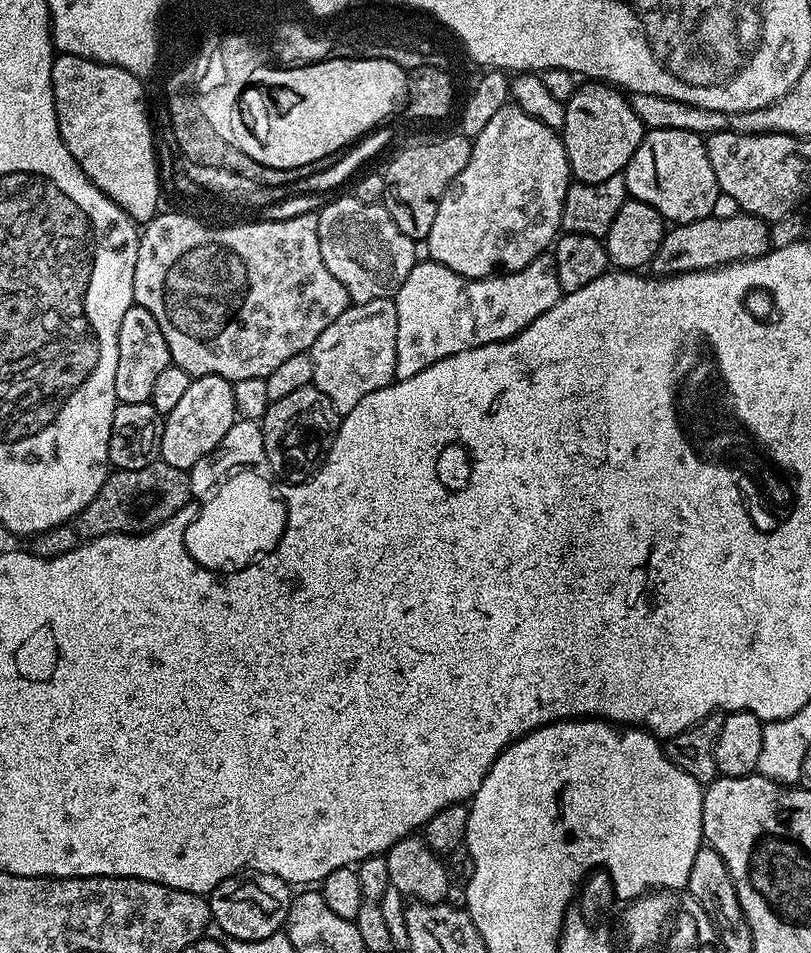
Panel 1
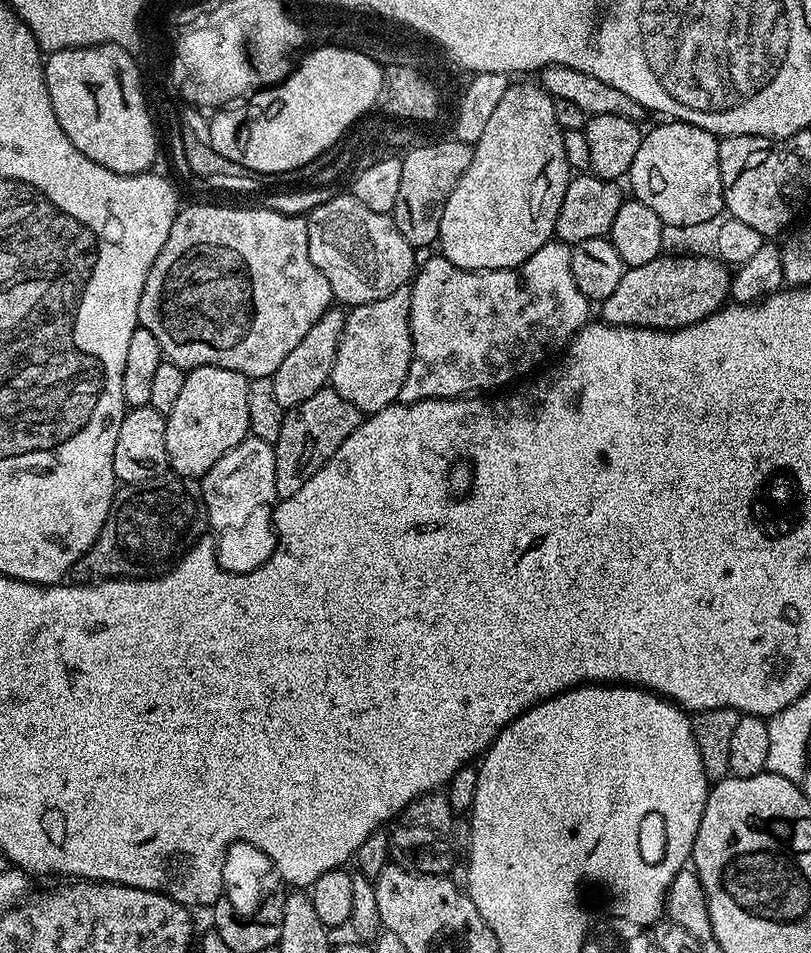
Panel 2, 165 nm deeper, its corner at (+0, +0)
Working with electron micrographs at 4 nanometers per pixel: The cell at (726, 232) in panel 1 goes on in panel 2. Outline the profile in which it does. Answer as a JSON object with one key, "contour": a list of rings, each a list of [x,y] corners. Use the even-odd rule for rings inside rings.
{"contour":[[[667,256],[659,258],[645,265],[625,267],[624,273],[614,292],[606,297],[599,305],[603,323],[617,324],[627,328],[662,328],[675,330],[697,324],[705,320],[709,314],[720,311],[729,299],[732,276],[729,269],[719,259],[711,260],[708,256]]]}

